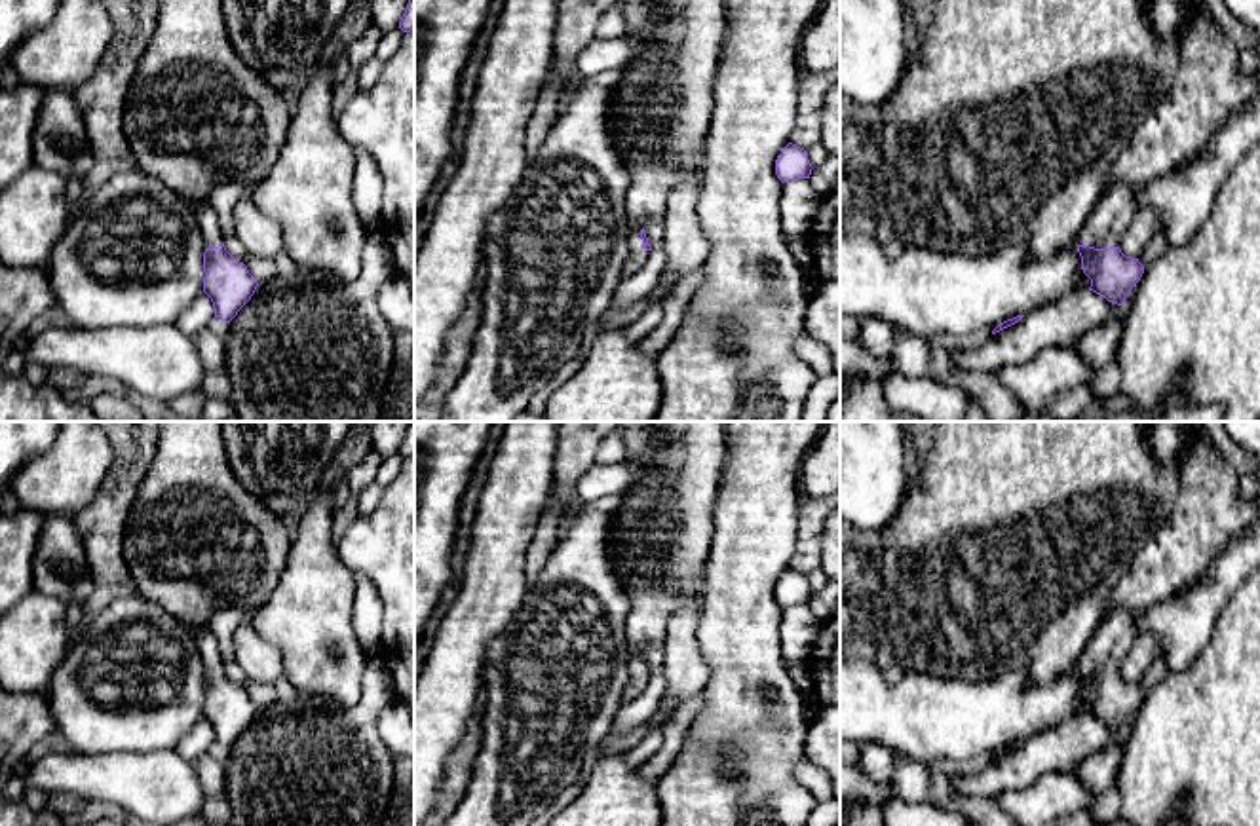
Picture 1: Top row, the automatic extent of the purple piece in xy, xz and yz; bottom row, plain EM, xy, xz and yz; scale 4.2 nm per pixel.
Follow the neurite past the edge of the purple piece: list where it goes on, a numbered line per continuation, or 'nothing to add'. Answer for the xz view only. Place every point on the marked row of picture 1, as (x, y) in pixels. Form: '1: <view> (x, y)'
1: xz (637, 255)

